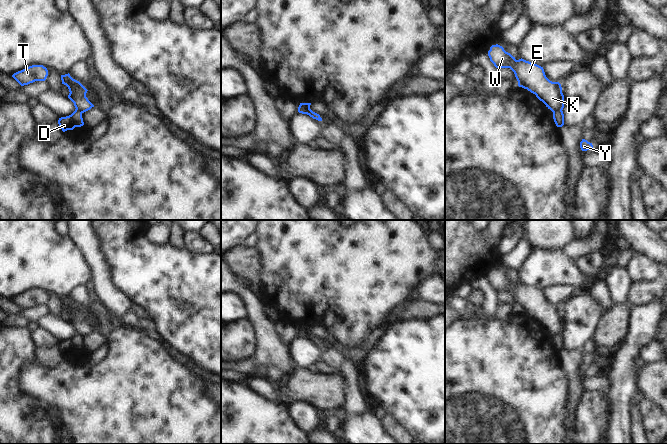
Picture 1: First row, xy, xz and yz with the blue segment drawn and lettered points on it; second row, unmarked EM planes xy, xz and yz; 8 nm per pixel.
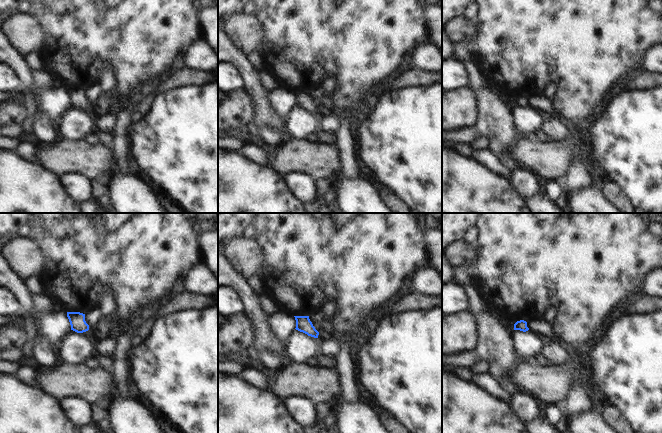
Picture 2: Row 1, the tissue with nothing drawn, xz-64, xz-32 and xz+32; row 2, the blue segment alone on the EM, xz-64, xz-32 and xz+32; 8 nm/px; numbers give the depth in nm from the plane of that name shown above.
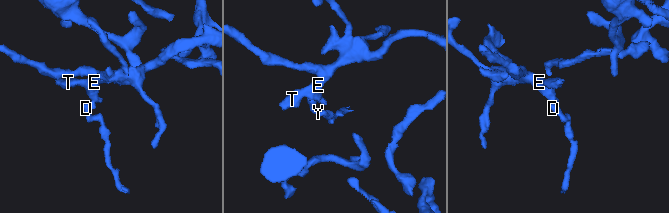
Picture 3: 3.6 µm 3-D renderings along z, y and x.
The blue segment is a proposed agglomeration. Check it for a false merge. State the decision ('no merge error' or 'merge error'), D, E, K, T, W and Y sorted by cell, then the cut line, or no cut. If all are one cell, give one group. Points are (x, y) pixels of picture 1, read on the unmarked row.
merge error; groups D Y / E K T W; cut yz (561, 333), (553, 337)

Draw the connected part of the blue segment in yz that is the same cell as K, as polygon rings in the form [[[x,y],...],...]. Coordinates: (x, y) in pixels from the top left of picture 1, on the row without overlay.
[[[498,268],[490,271],[488,280],[496,292],[510,292],[515,298],[518,310],[535,318],[553,337],[563,334],[564,319],[561,308],[550,305],[543,291],[522,282],[516,284]]]

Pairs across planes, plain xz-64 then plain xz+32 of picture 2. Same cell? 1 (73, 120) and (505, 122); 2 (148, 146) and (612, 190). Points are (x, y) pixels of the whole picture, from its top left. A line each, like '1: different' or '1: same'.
1: different
2: different

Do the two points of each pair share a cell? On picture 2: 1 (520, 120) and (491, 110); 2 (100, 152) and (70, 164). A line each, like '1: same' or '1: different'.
1: different
2: same

